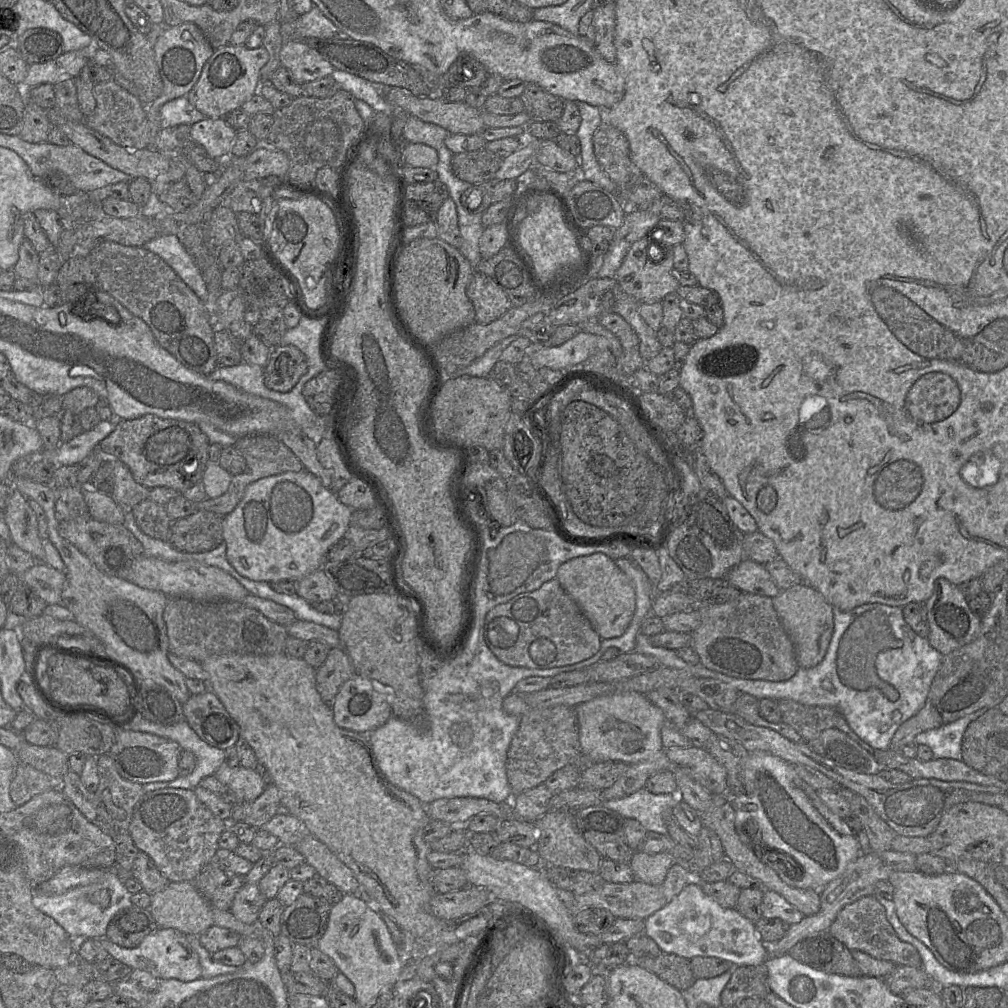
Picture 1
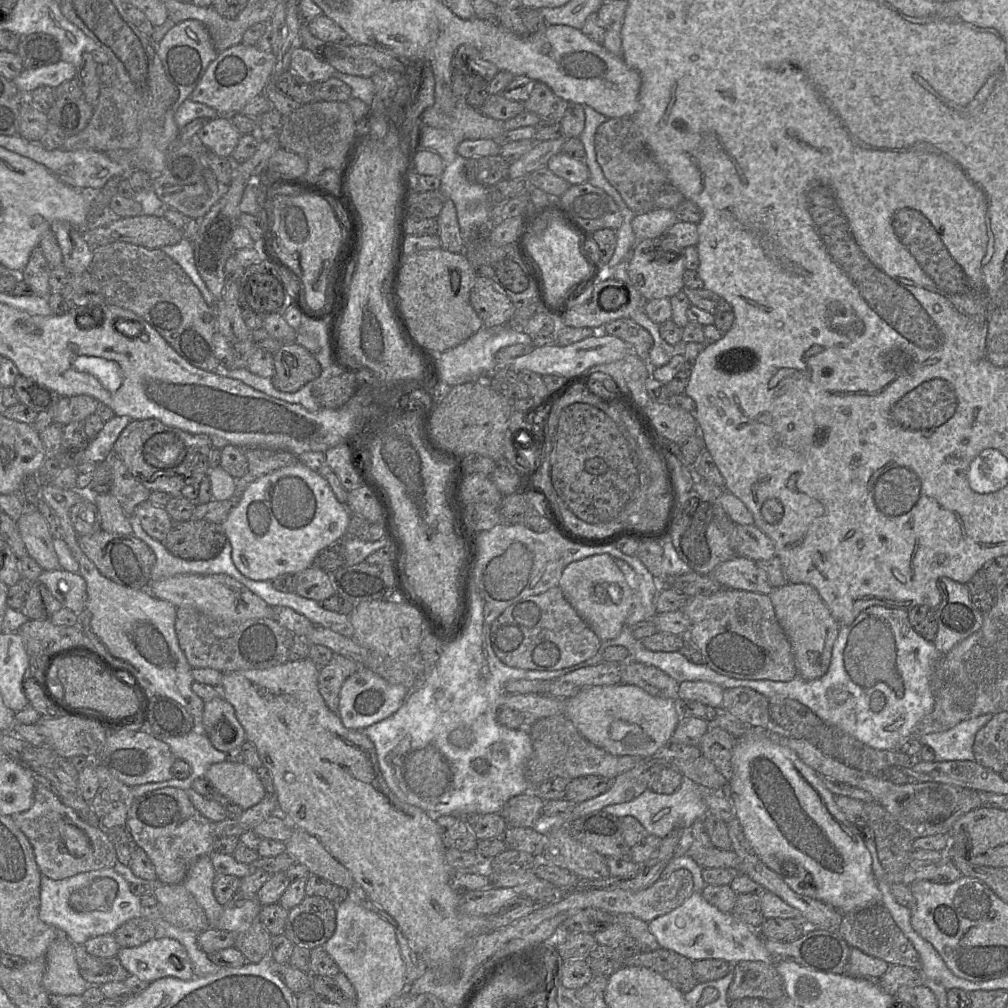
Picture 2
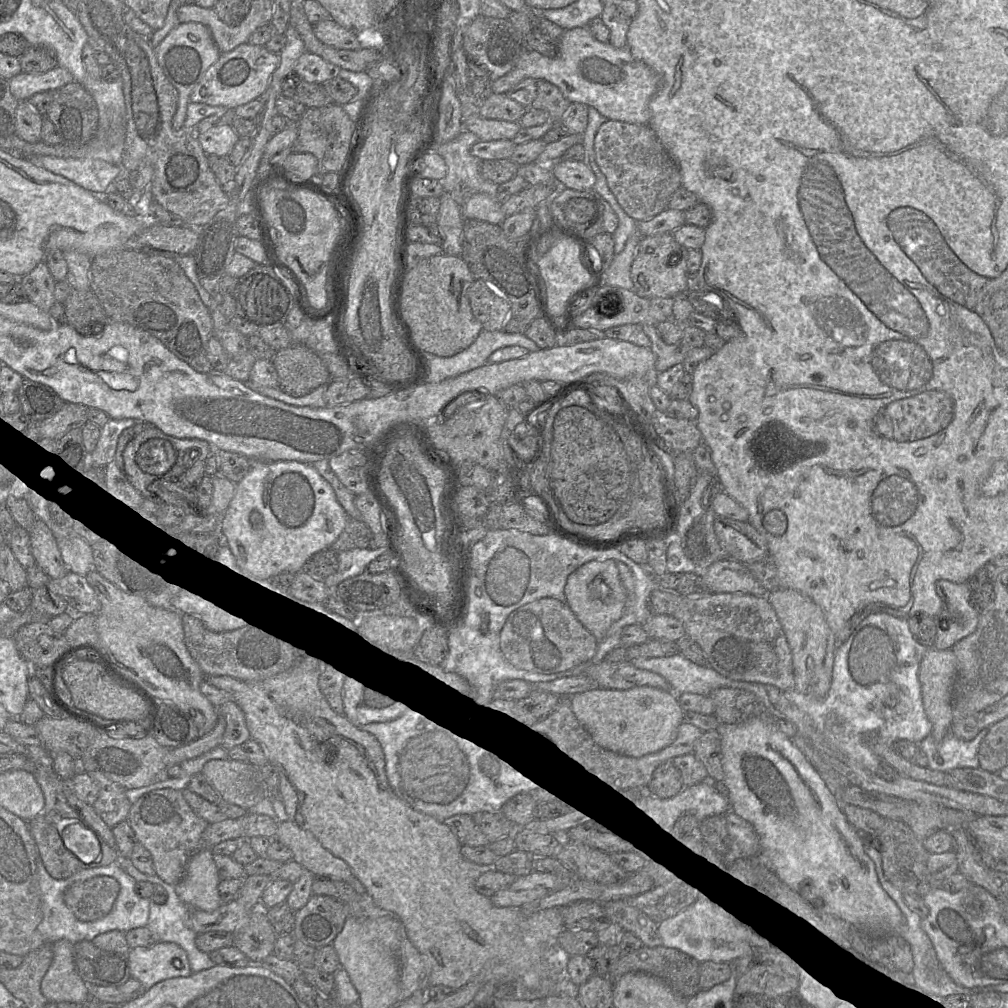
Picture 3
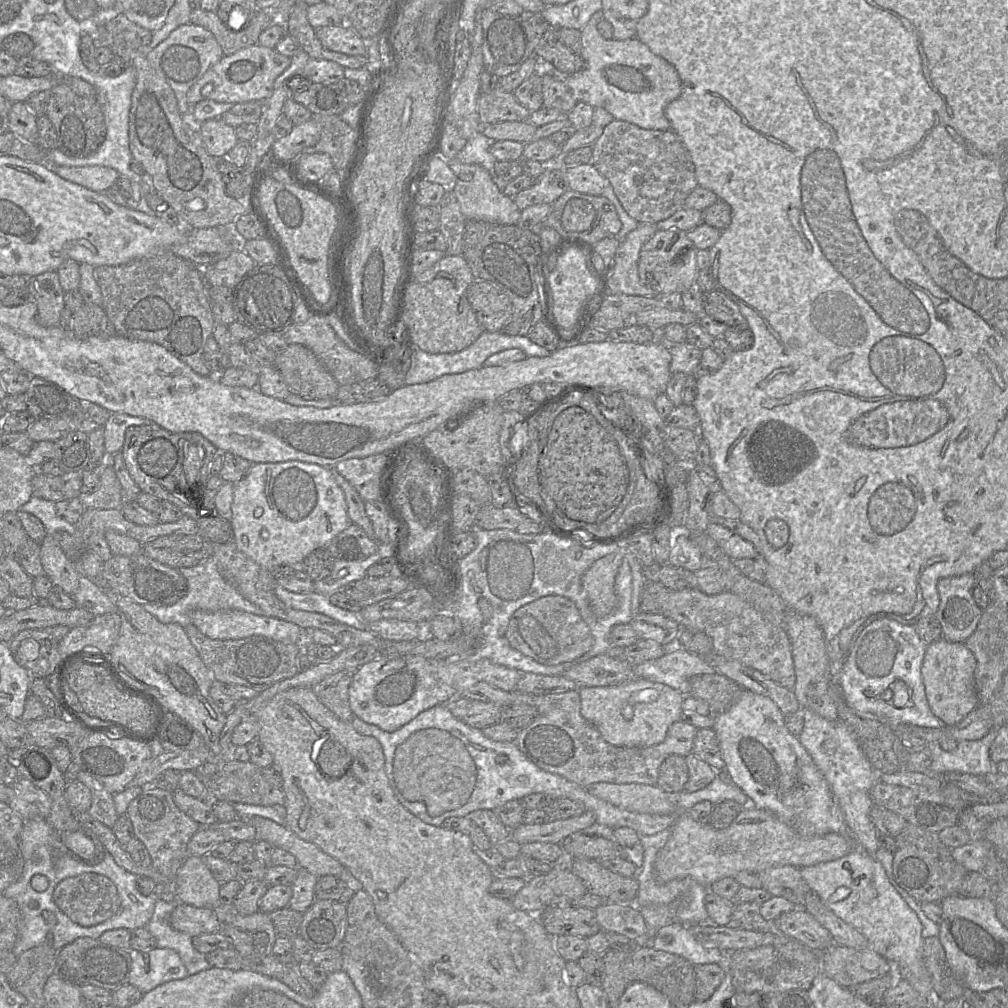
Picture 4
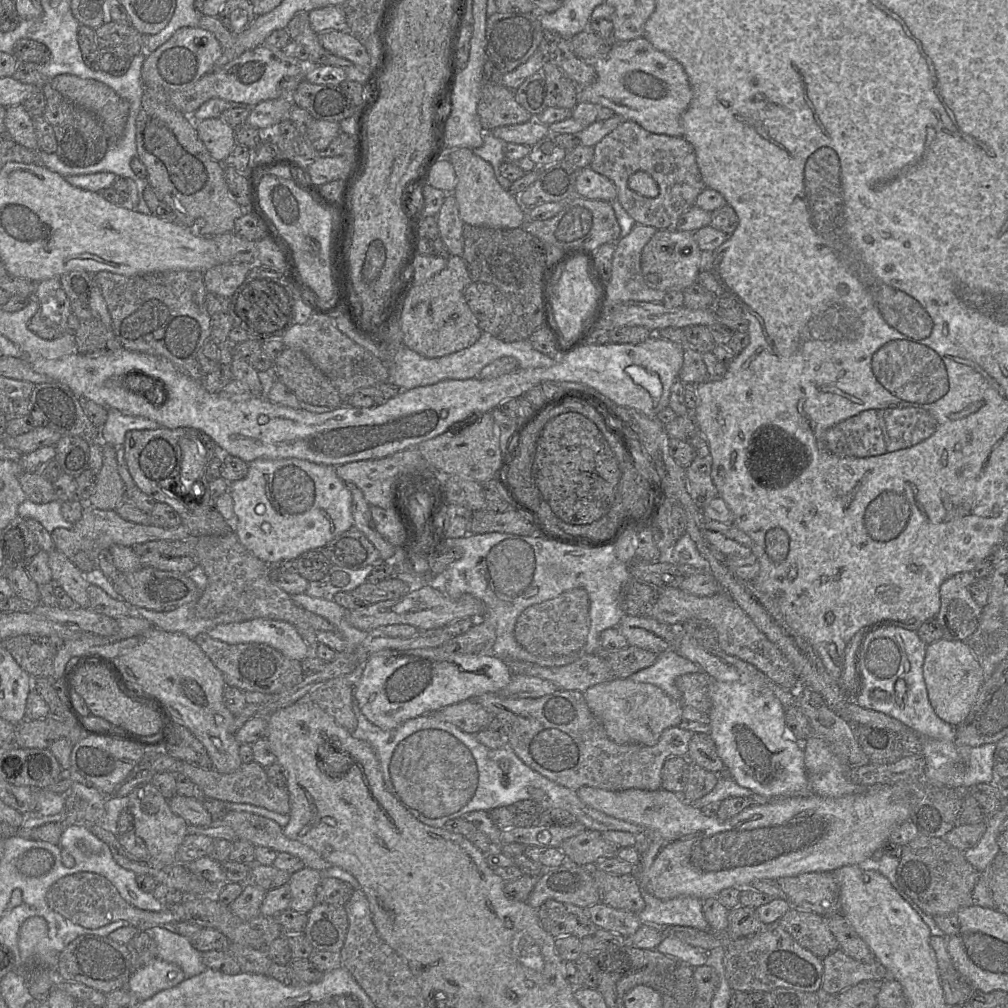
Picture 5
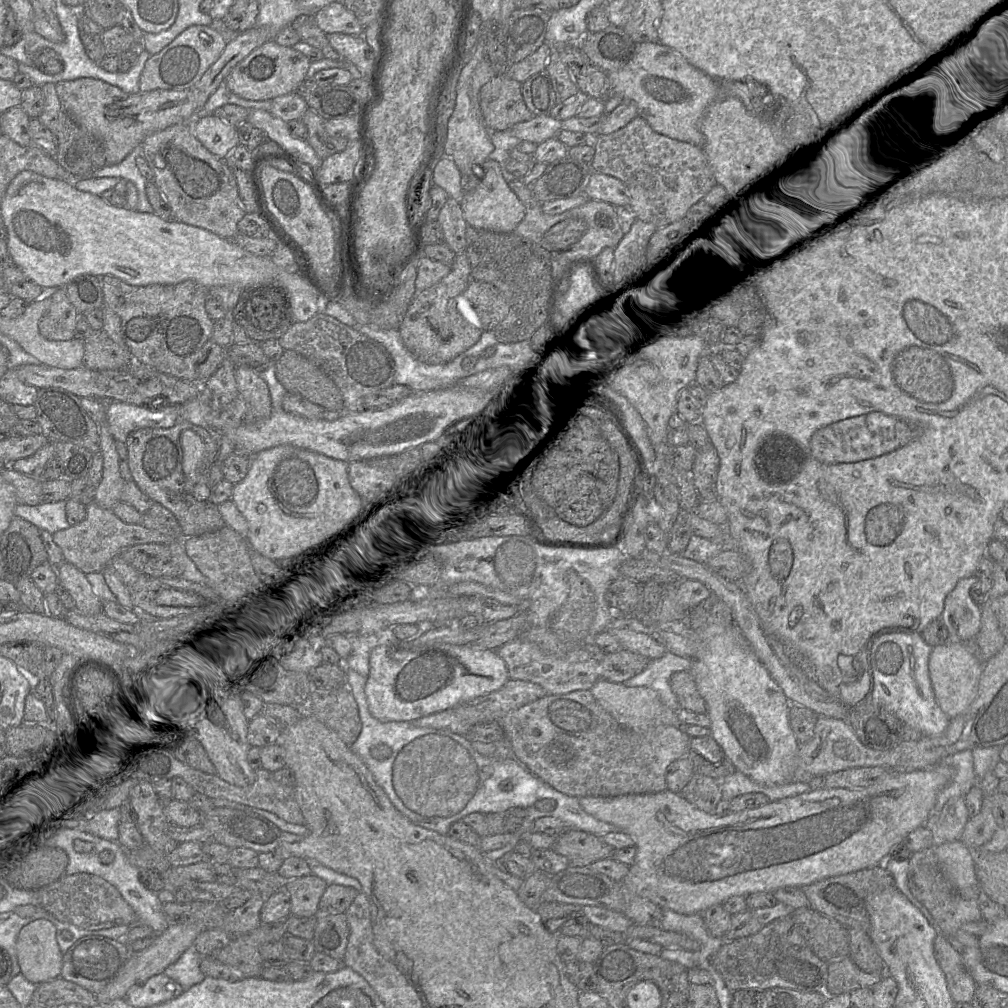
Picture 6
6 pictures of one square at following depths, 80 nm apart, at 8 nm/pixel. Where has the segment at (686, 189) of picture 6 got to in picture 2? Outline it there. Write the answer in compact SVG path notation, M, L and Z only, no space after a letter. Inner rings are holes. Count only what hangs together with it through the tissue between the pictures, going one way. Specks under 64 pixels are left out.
M608 118L595 134L596 159L609 183L619 192L628 208L640 215L655 209L654 196L668 183L632 118Z

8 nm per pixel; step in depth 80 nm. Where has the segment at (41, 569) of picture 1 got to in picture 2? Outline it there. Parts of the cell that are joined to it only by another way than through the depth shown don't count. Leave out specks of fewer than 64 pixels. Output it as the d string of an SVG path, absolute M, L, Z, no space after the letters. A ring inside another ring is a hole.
M61 568L43 570L37 582L44 584L63 607L79 614L85 608L87 585L79 573Z

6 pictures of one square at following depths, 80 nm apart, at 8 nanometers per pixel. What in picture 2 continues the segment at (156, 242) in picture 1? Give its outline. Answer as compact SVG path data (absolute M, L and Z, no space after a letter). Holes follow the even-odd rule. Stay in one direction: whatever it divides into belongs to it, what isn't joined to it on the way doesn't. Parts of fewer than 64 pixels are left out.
M183 238L174 245L163 246L161 250L181 266L198 288L206 304L210 307L216 307L217 300L210 293L197 271L192 243L188 239Z

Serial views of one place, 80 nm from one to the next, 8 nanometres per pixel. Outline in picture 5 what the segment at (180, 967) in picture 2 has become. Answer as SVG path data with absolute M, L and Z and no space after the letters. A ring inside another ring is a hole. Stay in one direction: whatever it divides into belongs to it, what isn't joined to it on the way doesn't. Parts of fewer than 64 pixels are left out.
M157 957L146 966L133 971L127 989L140 1001L144 1001L162 990L177 986L184 979L185 975L178 965Z

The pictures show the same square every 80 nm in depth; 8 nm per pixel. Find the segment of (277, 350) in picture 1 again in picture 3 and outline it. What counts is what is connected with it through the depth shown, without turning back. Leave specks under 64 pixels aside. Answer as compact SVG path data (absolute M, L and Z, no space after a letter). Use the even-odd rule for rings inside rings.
M300 343L278 350L272 363L278 374L279 388L294 397L305 396L331 380L318 354Z

